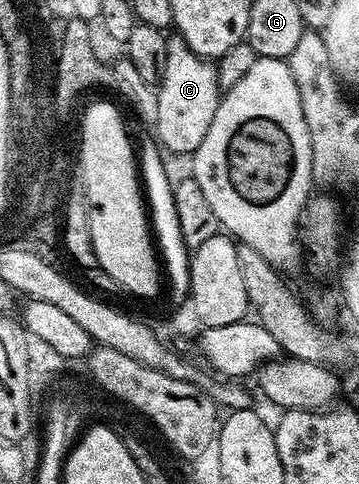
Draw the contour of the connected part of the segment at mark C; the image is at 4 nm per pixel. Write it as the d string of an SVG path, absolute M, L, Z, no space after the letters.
M171 36L164 75L156 90L159 107L152 129L158 132L157 144L167 154L193 155L196 147L204 143L204 135L208 135L208 127L212 127L212 115L216 115L220 100L217 68L207 58L196 55L196 51L192 51L182 37Z

